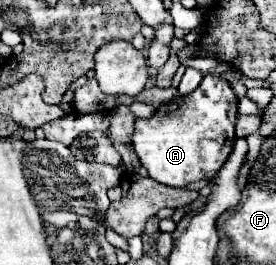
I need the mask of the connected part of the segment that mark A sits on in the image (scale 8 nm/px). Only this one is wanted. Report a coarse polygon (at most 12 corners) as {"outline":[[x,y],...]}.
{"outline":[[226,61],[136,119],[152,179],[186,187],[224,165],[238,97]]}

